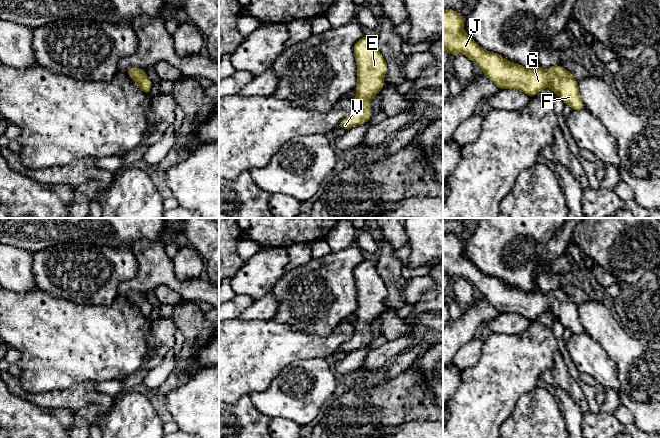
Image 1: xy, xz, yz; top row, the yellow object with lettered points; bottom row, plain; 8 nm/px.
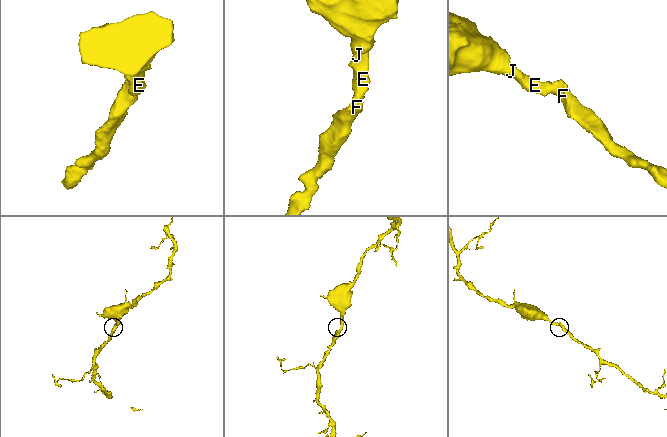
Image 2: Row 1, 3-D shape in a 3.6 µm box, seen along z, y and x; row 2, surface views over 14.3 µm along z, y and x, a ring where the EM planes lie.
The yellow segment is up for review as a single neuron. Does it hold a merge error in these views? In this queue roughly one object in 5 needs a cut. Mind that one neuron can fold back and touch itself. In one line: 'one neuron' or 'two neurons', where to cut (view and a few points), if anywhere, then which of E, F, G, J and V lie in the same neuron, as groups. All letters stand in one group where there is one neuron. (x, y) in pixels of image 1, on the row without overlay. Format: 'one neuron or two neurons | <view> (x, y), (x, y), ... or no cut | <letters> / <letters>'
one neuron | no cut | E F G J V

